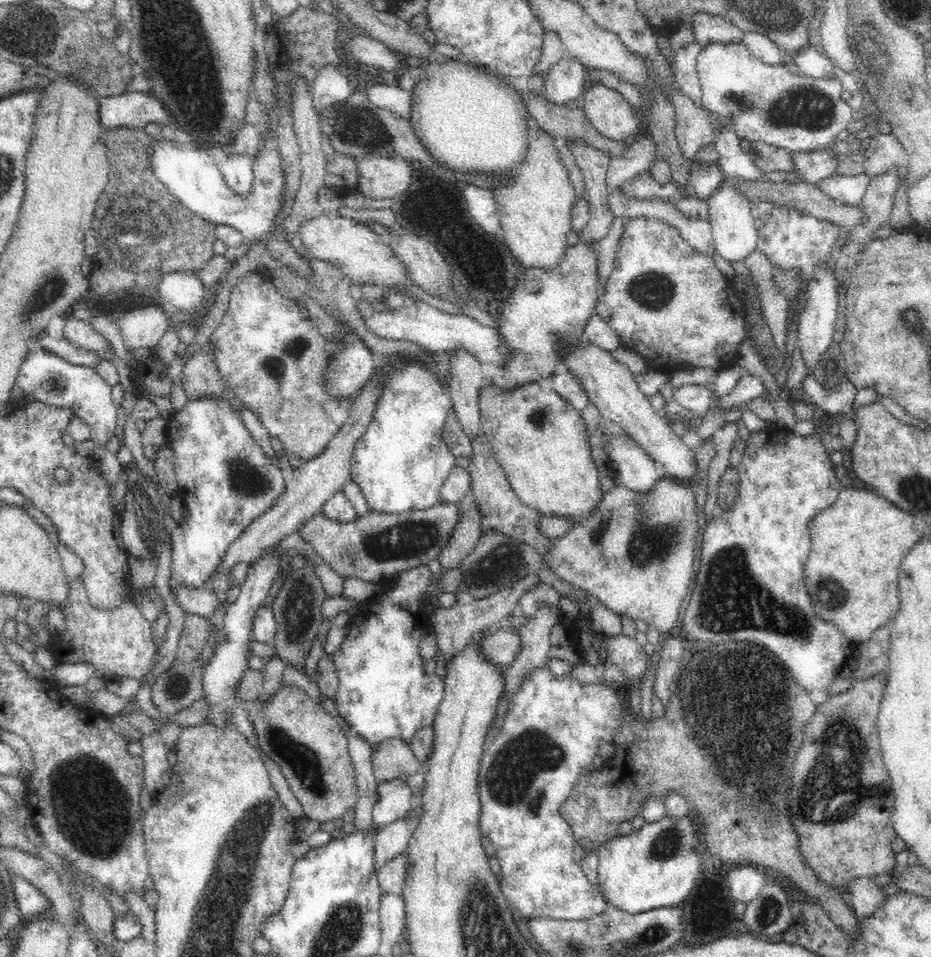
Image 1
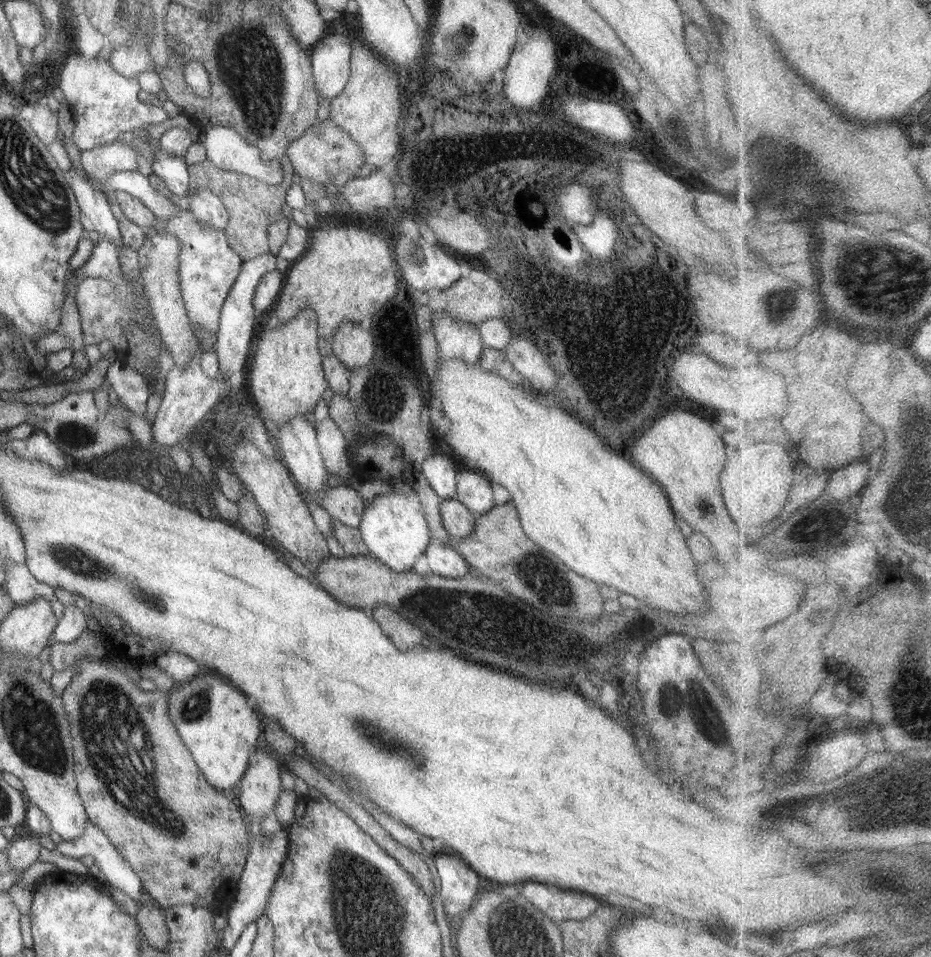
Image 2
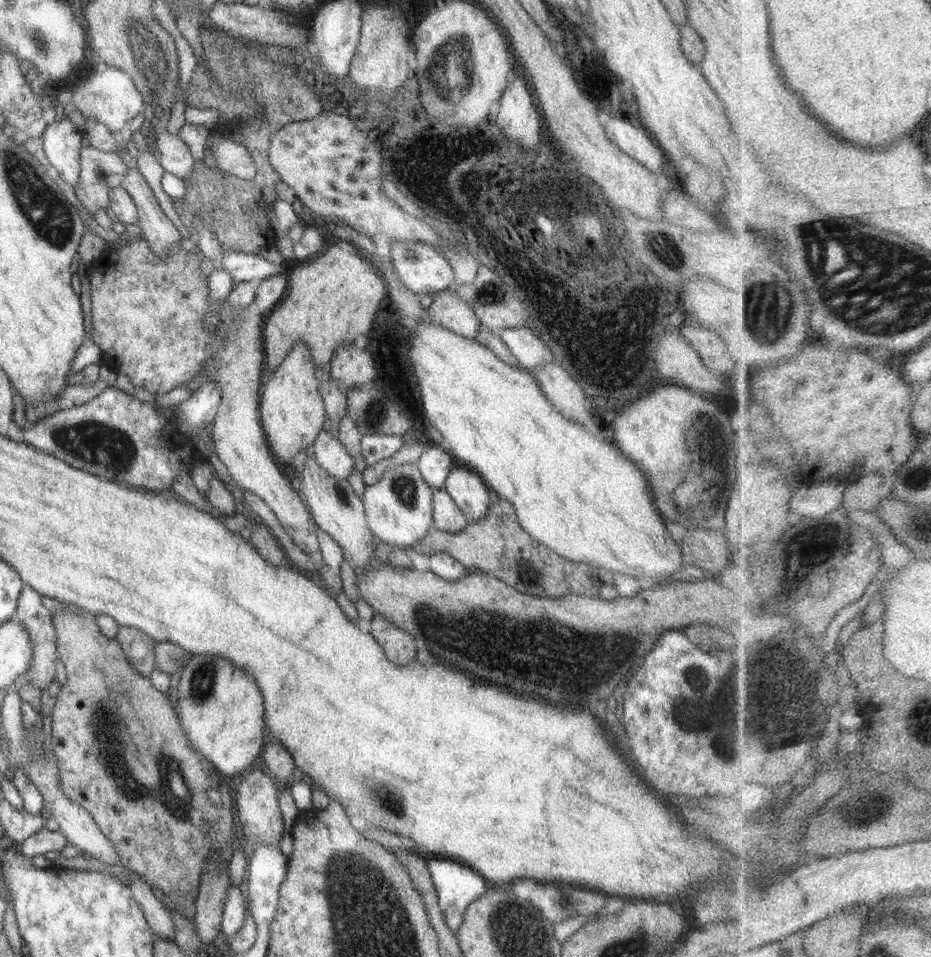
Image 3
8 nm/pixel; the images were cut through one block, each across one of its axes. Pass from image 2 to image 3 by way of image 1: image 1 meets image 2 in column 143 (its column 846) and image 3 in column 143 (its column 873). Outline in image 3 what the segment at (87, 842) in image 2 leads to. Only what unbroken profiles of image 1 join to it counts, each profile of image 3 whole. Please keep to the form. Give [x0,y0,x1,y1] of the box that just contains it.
[130,876,174,941]

